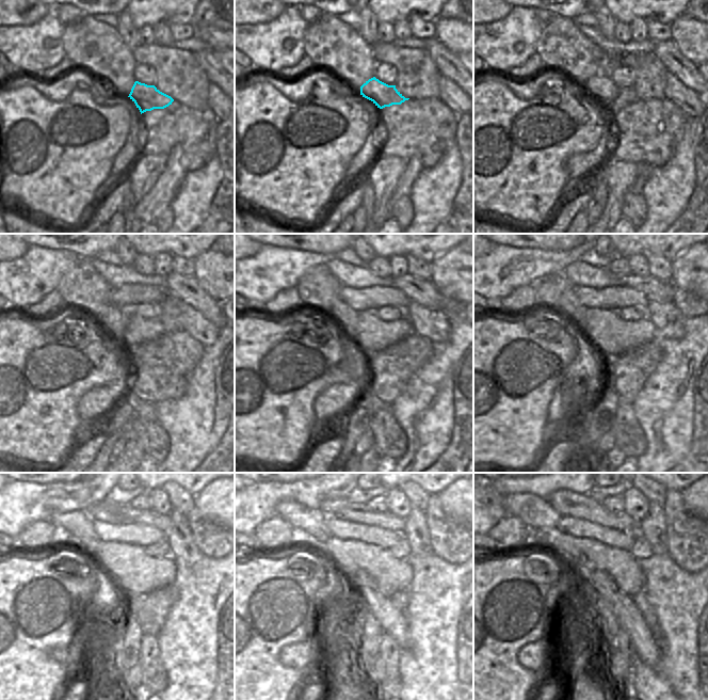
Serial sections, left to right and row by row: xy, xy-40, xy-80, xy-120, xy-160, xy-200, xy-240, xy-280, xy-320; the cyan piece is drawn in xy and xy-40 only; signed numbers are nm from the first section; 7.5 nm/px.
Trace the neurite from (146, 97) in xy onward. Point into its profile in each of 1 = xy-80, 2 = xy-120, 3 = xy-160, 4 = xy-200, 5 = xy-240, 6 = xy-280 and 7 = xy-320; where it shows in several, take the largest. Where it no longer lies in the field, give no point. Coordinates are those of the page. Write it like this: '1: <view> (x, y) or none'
1: xy-80 (601, 88)
2: xy-120 (113, 319)
3: xy-160 (347, 317)
4: xy-200 (568, 305)
5: xy-240 (78, 523)
6: xy-280 (312, 522)
7: xy-320 (533, 510)

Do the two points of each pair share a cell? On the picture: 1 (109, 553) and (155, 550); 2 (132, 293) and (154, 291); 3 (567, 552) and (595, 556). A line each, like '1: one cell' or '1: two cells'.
1: two cells
2: one cell
3: one cell

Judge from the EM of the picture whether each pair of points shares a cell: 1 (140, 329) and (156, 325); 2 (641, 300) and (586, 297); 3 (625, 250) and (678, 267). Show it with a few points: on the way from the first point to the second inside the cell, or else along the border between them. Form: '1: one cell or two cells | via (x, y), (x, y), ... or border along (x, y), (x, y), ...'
1: one cell | via (144, 329), (151, 329)
2: one cell | via (627, 298), (600, 298)
3: two cells | border along (691, 245), (671, 260)

